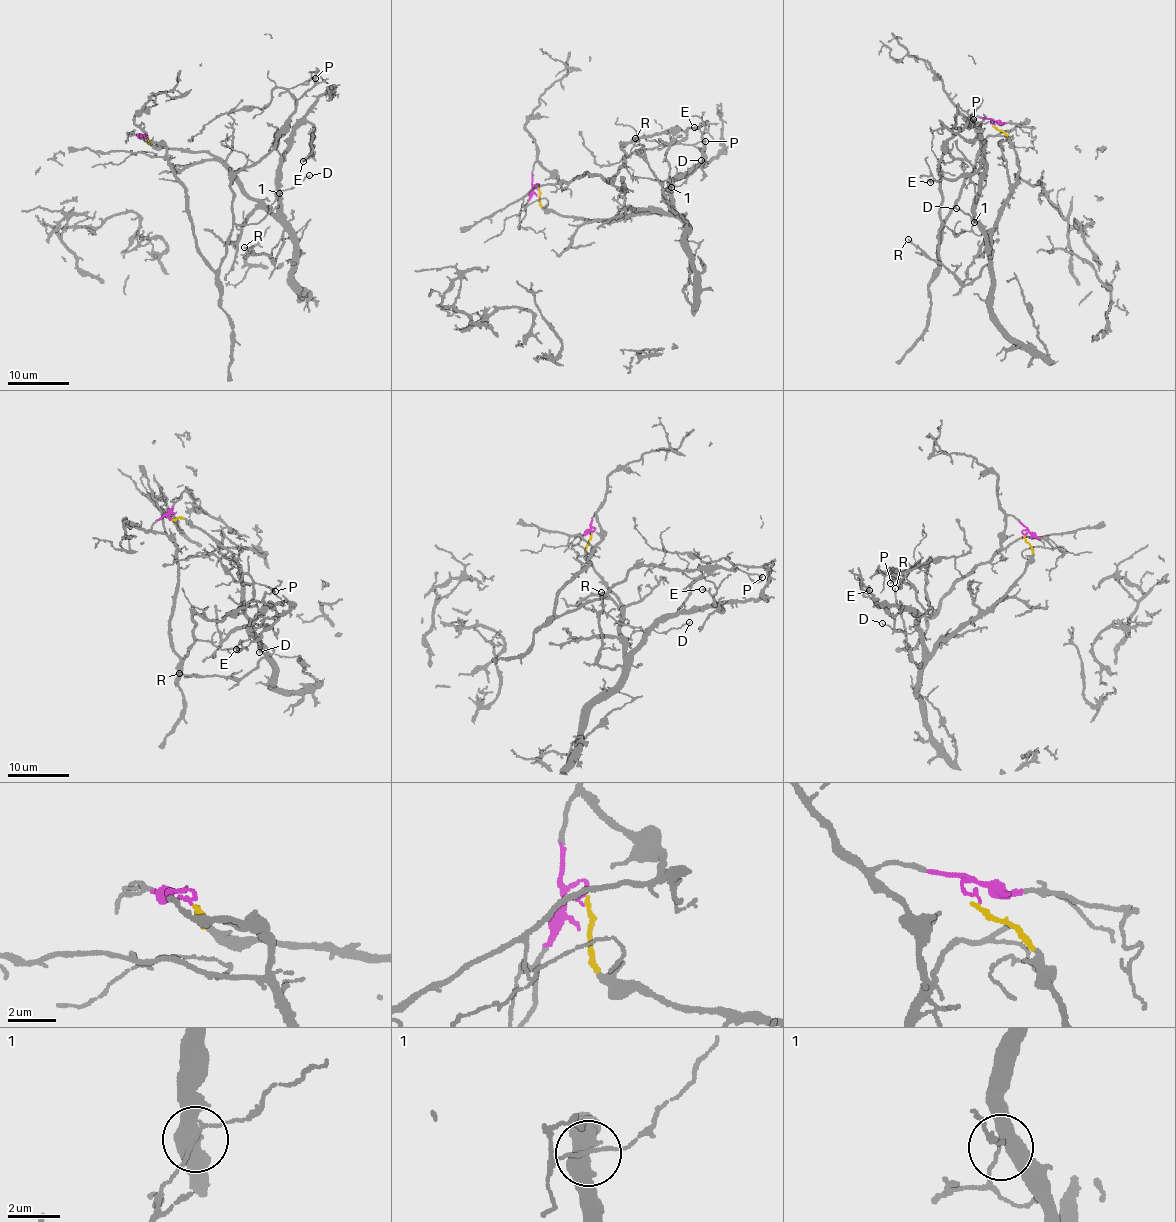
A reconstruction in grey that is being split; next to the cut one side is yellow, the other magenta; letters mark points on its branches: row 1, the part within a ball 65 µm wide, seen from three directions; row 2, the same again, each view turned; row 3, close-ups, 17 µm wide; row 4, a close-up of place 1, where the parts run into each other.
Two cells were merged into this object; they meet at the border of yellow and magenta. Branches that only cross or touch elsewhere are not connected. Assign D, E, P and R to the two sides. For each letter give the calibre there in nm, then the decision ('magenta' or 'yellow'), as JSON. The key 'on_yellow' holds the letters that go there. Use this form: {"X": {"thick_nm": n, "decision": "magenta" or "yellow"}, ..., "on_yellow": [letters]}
{"D": {"thick_nm": 100, "decision": "magenta"}, "E": {"thick_nm": 150, "decision": "yellow"}, "P": {"thick_nm": 80, "decision": "magenta"}, "R": {"thick_nm": 150, "decision": "yellow"}, "on_yellow": ["E", "R"]}

